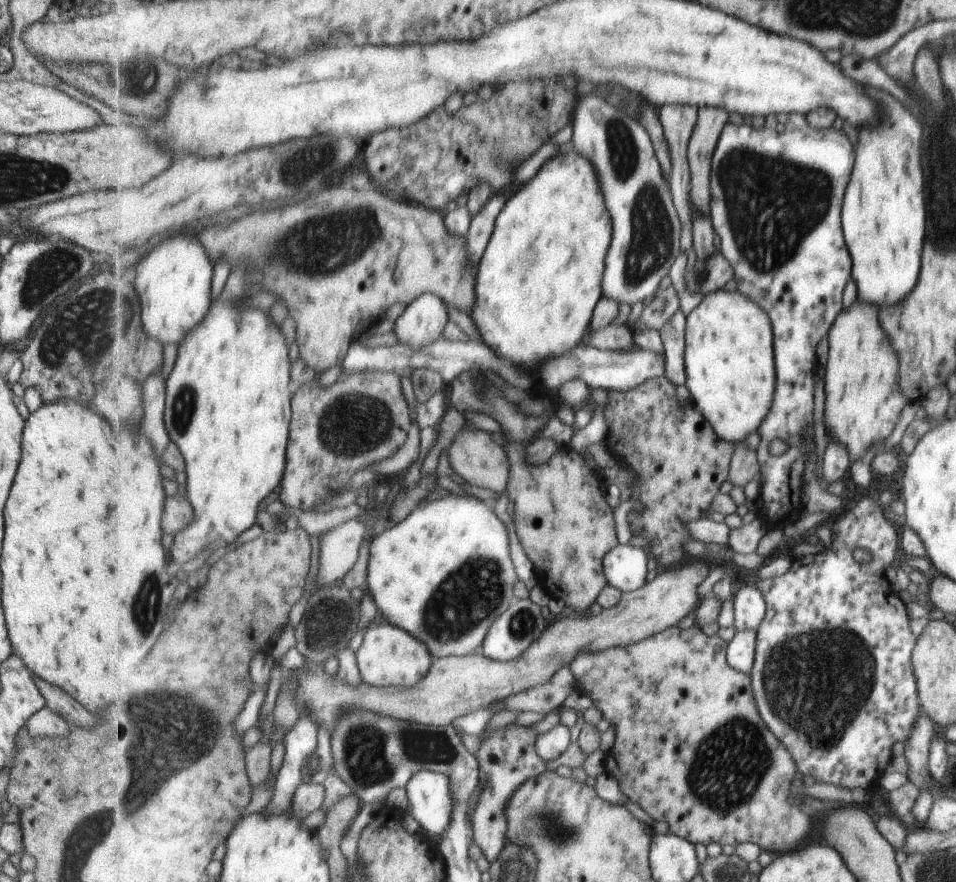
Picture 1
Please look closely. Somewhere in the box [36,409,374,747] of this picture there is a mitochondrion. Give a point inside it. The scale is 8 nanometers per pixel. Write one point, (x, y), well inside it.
(148, 590)

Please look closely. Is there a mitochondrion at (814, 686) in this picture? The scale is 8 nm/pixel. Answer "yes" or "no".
yes

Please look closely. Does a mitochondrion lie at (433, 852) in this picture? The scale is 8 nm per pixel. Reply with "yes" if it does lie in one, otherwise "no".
no

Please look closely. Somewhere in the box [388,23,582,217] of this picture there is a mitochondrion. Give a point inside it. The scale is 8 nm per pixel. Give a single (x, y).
(503, 151)

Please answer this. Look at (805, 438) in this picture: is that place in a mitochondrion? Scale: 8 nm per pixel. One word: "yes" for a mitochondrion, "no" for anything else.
no

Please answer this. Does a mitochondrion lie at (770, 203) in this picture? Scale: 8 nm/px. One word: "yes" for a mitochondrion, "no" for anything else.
yes

